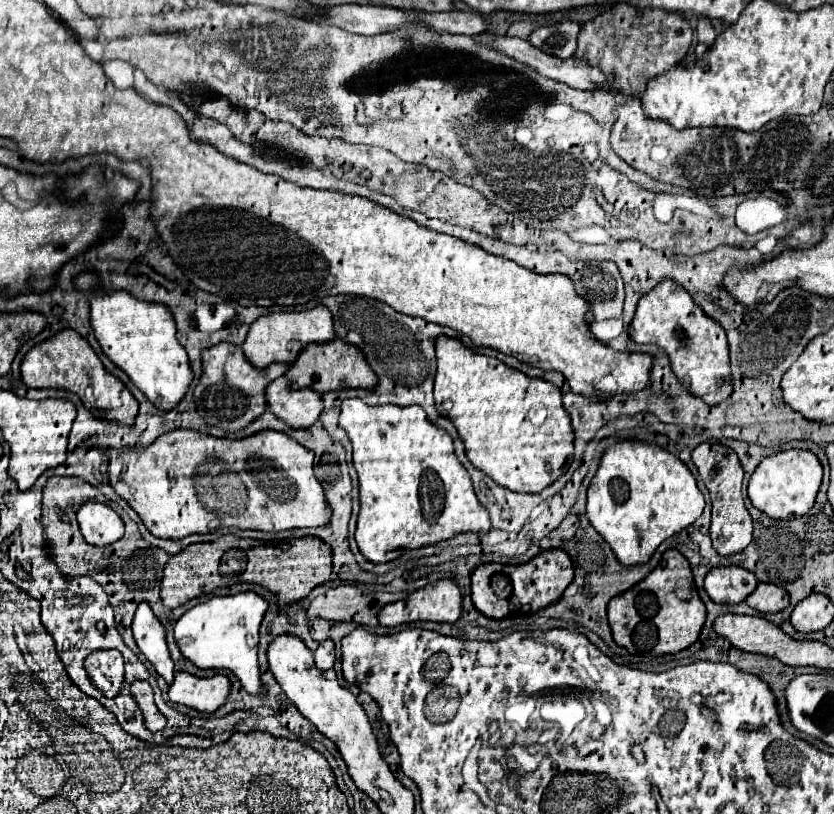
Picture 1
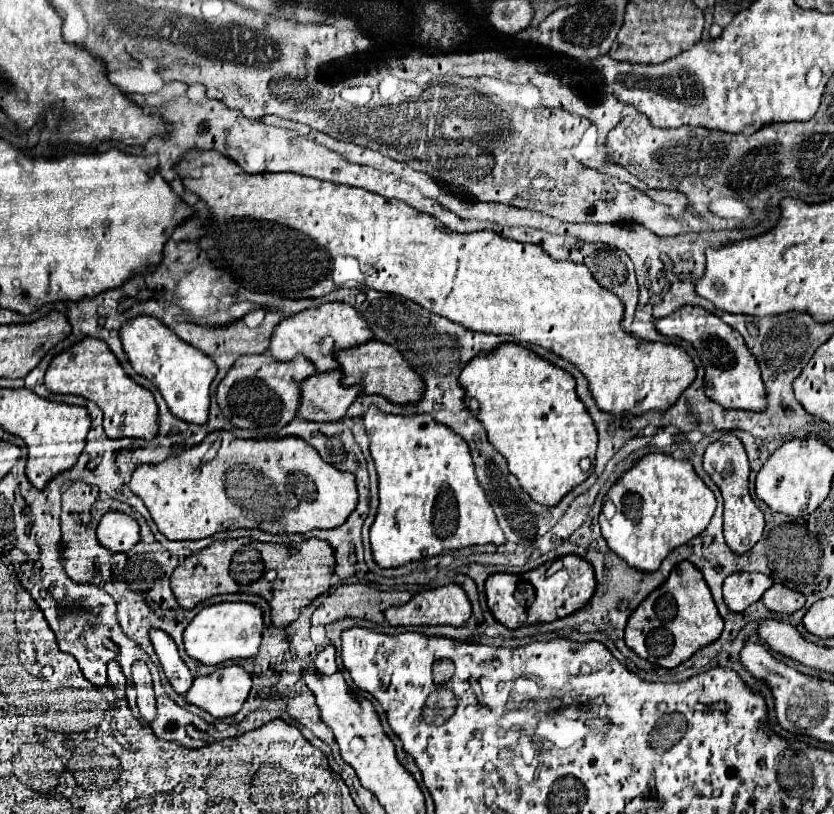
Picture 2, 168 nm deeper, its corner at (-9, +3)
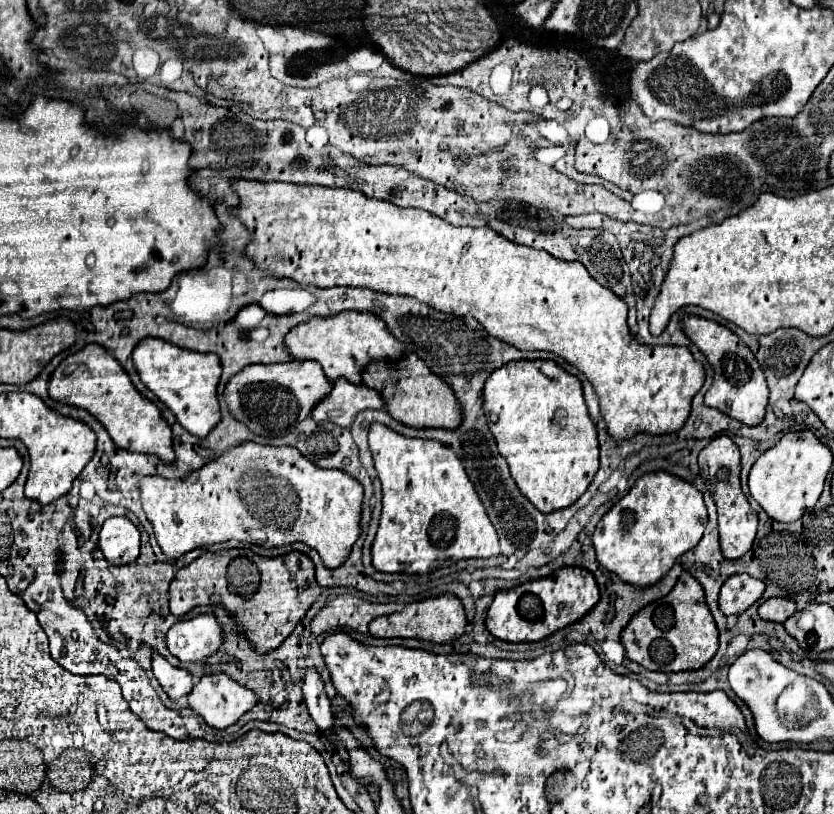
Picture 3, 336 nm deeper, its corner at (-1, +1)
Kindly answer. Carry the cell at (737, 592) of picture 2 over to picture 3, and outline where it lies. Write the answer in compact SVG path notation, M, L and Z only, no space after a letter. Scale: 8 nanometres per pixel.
M746 573L732 575L720 589L720 611L724 615L740 615L764 593L764 583Z

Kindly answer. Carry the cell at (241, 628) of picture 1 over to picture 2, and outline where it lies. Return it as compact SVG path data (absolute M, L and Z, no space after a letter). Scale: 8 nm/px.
M218 603L204 607L184 631L186 653L204 663L218 665L232 659L248 659L256 655L262 635L262 611L250 603Z

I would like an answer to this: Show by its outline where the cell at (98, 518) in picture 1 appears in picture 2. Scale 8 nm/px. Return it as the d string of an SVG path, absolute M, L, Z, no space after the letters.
M110 511L100 521L98 541L114 553L128 553L140 541L138 521L130 515Z

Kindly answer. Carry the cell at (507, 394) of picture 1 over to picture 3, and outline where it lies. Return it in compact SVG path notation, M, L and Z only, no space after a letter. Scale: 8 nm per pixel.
M510 361L492 371L482 389L482 401L488 419L488 427L498 443L500 455L510 467L510 475L516 481L520 493L532 501L542 513L552 513L572 505L590 485L598 471L598 439L596 427L588 417L588 409L582 397L580 381L558 367L554 361Z

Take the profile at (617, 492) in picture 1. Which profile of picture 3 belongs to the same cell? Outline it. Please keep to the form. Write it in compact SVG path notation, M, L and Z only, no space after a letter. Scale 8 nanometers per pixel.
M650 471L638 477L632 489L608 509L596 525L592 541L598 561L608 571L620 575L626 583L646 587L662 579L676 557L698 545L706 521L702 493L692 483L666 471Z

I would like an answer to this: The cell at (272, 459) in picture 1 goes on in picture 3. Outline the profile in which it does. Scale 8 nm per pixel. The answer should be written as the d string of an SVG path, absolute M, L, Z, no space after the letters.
M246 441L244 445L236 445L232 449L226 449L220 457L212 459L208 465L202 465L200 469L188 473L186 477L182 479L164 479L164 477L158 477L158 475L148 475L148 477L142 477L142 481L138 483L140 485L140 499L142 499L142 507L144 507L144 513L148 517L148 521L152 523L154 527L154 535L158 539L158 545L162 547L162 551L170 557L170 559L178 559L180 555L196 549L196 547L204 547L204 545L212 545L212 543L222 543L222 541L228 541L228 539L236 539L236 541L246 541L246 543L256 543L256 545L264 545L264 547L282 547L286 543L294 543L294 541L304 541L308 543L310 547L314 547L324 565L326 567L338 567L344 563L344 559L348 557L354 541L358 539L360 535L360 507L362 507L362 485L350 477L348 473L344 471L334 471L334 469L320 469L316 465L312 465L296 447L272 447L272 445L256 445L252 441Z

